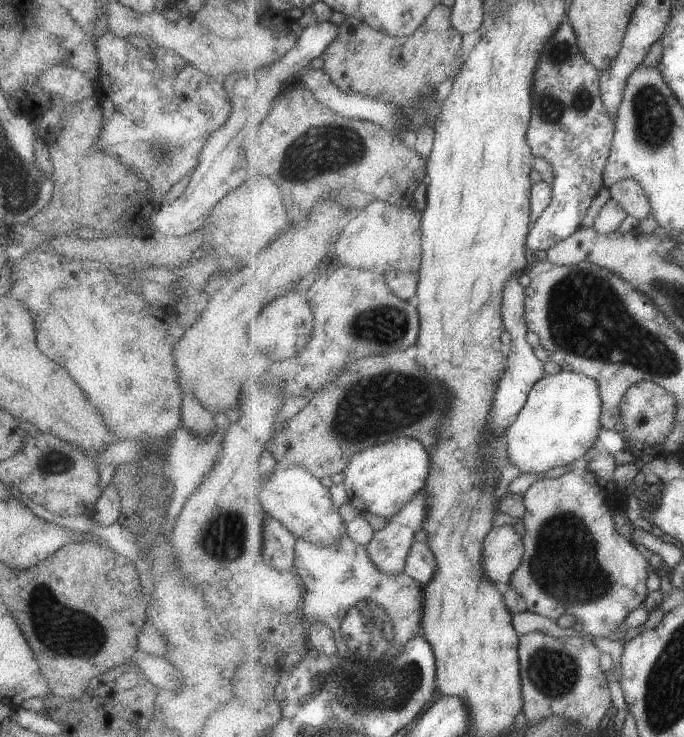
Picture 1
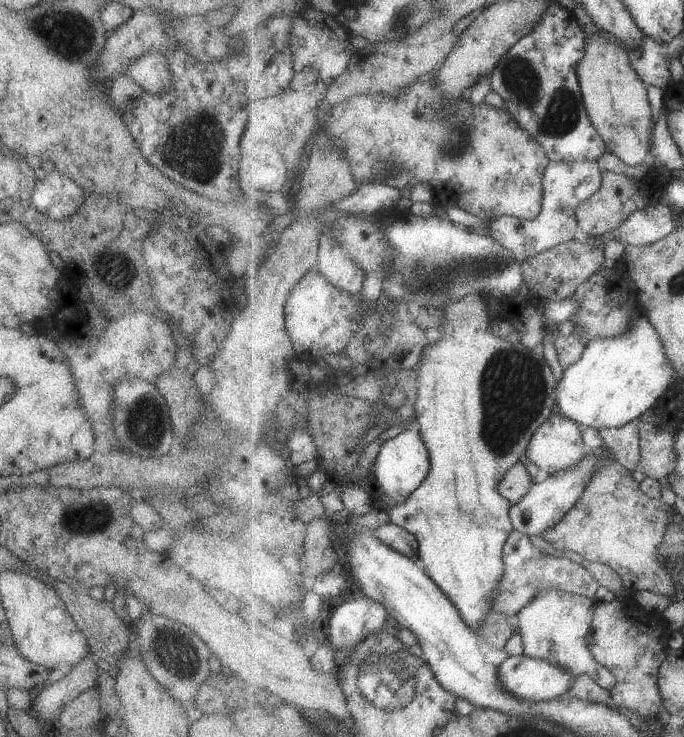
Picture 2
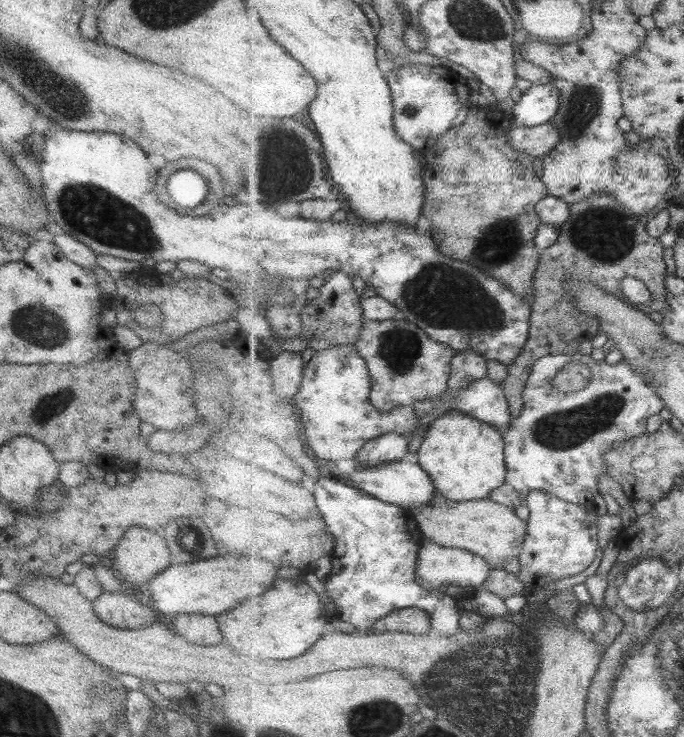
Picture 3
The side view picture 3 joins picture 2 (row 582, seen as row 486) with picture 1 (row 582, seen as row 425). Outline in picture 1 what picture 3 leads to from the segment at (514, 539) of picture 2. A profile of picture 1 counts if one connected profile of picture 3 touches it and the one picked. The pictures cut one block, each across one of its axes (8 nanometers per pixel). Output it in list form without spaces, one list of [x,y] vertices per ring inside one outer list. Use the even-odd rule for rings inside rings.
[[[573,468],[557,477],[539,477],[522,500],[527,508],[524,517],[524,559],[510,584],[527,600],[528,611],[553,621],[565,615],[576,619],[574,630],[585,637],[607,637],[622,624],[633,610],[650,595],[647,578],[651,565],[641,547],[619,533],[611,510],[611,496],[603,482],[586,468]]]

